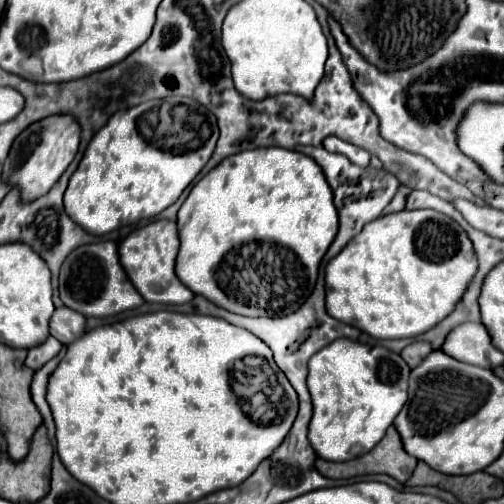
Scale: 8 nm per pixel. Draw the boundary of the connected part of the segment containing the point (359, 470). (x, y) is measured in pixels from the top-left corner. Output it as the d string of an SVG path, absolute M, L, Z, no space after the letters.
M391 425L391 429L387 429L383 441L379 441L379 445L375 445L375 449L371 449L367 455L363 455L355 461L349 461L349 463L333 463L333 461L317 459L315 465L317 465L317 471L329 479L385 473L385 475L397 479L399 483L405 483L411 477L411 473L417 465L417 459L411 457L403 449L401 437L399 437L397 429Z

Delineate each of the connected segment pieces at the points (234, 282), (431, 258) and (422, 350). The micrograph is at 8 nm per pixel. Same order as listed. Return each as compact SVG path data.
M263 147L263 149L251 149L251 151L237 153L235 157L227 157L227 161L221 161L215 169L211 169L191 189L189 197L181 205L179 217L177 217L177 227L179 227L181 247L179 247L179 255L177 255L177 263L175 263L175 273L183 281L183 285L187 285L195 295L203 295L211 303L215 303L215 305L219 305L231 313L237 313L237 315L285 317L285 315L293 313L295 309L299 309L299 305L303 305L303 301L313 293L313 287L315 287L315 281L319 275L321 259L337 235L339 219L337 219L337 209L333 205L331 187L327 185L323 171L319 169L319 165L315 165L315 161L311 157L307 157L299 151L287 151L283 147Z
M415 209L383 215L363 227L363 233L327 263L325 289L327 313L353 325L375 339L417 337L443 321L469 289L477 271L477 255L471 239L451 217L433 209Z
M415 341L411 345L407 345L403 351L401 351L401 357L407 361L407 365L413 369L415 365L419 365L429 353L431 353L431 345L425 343L425 341Z

